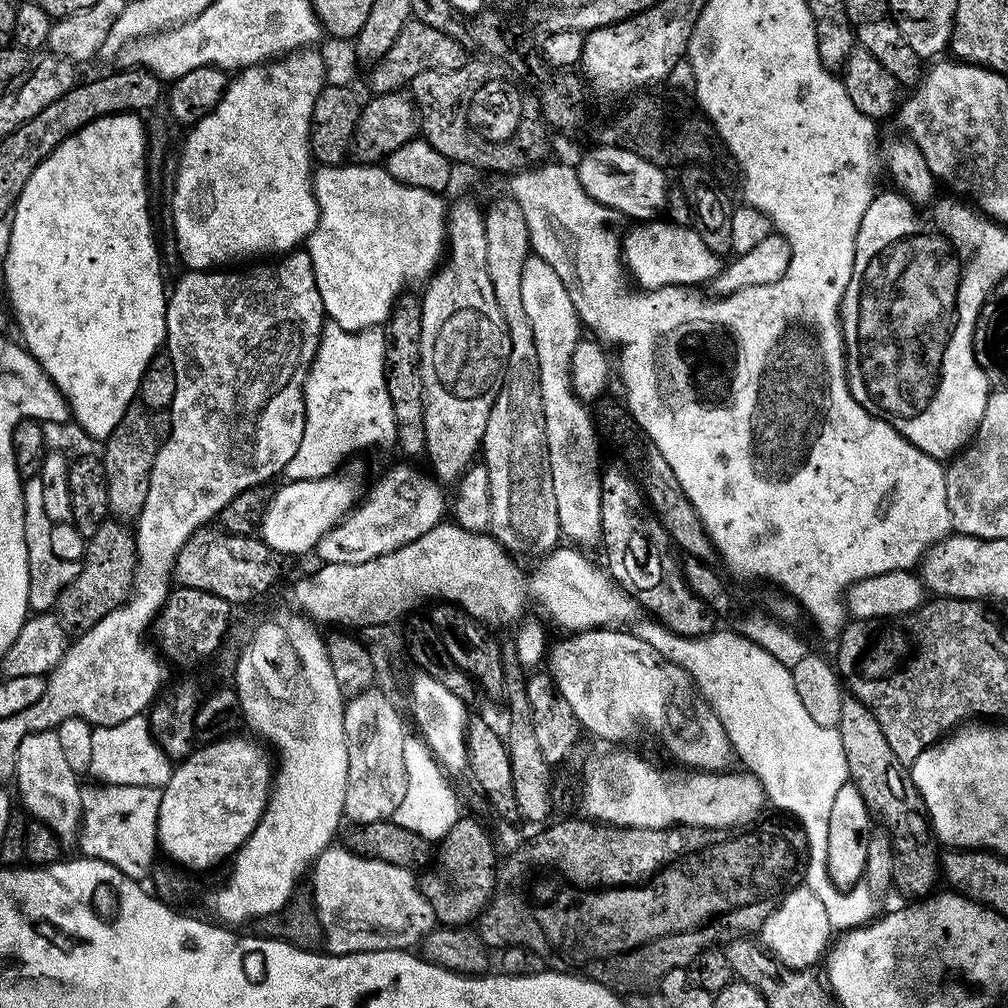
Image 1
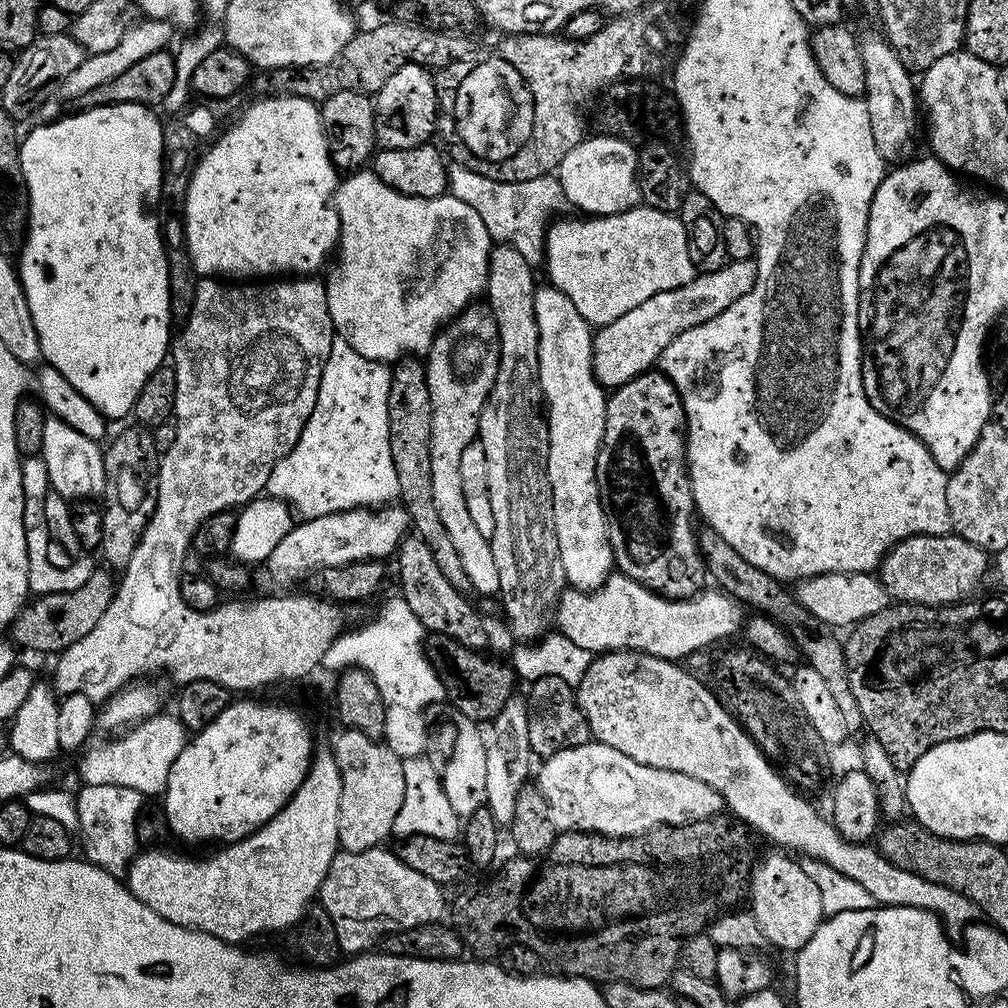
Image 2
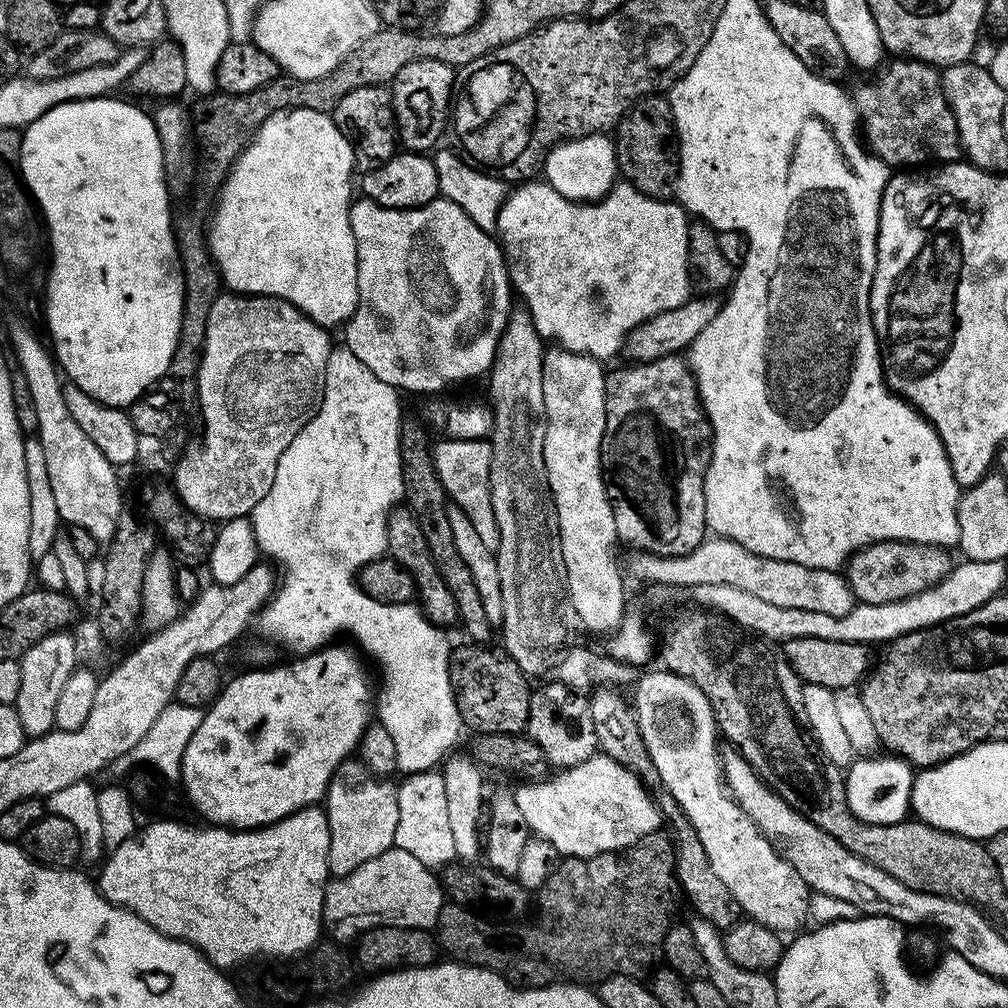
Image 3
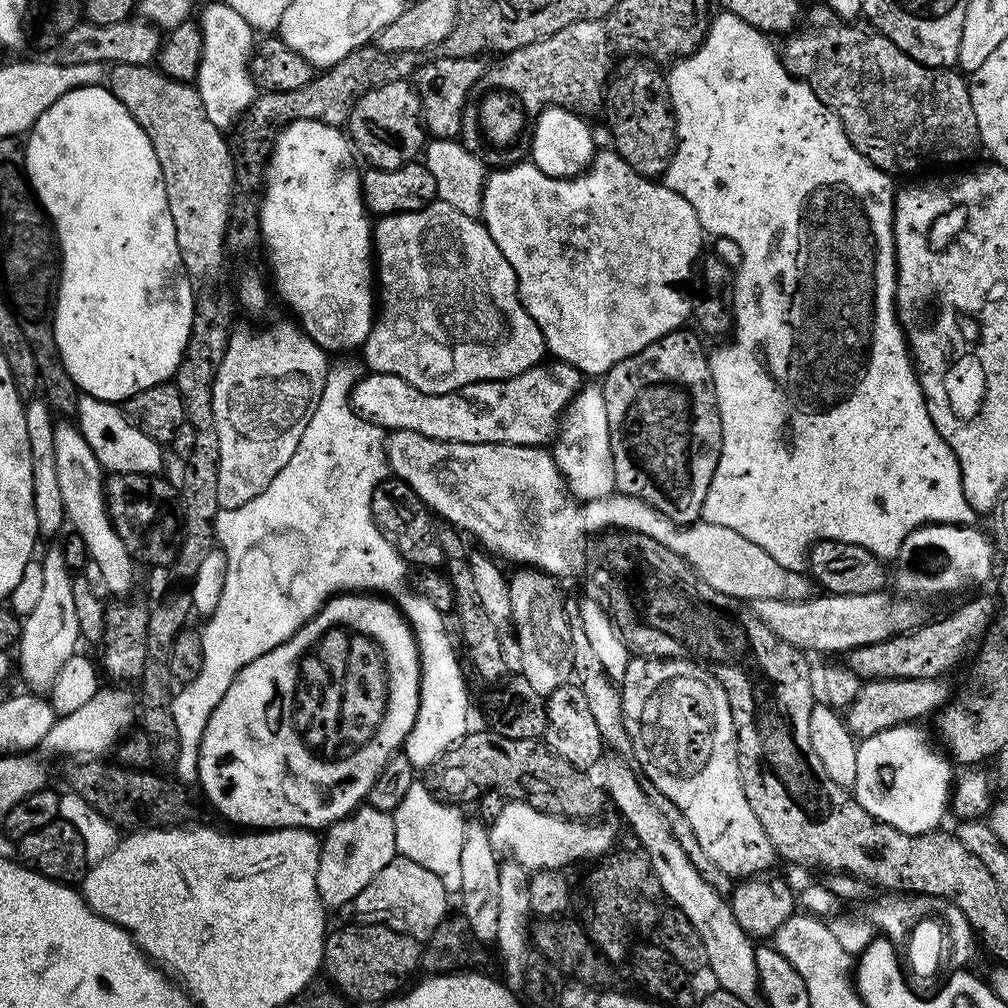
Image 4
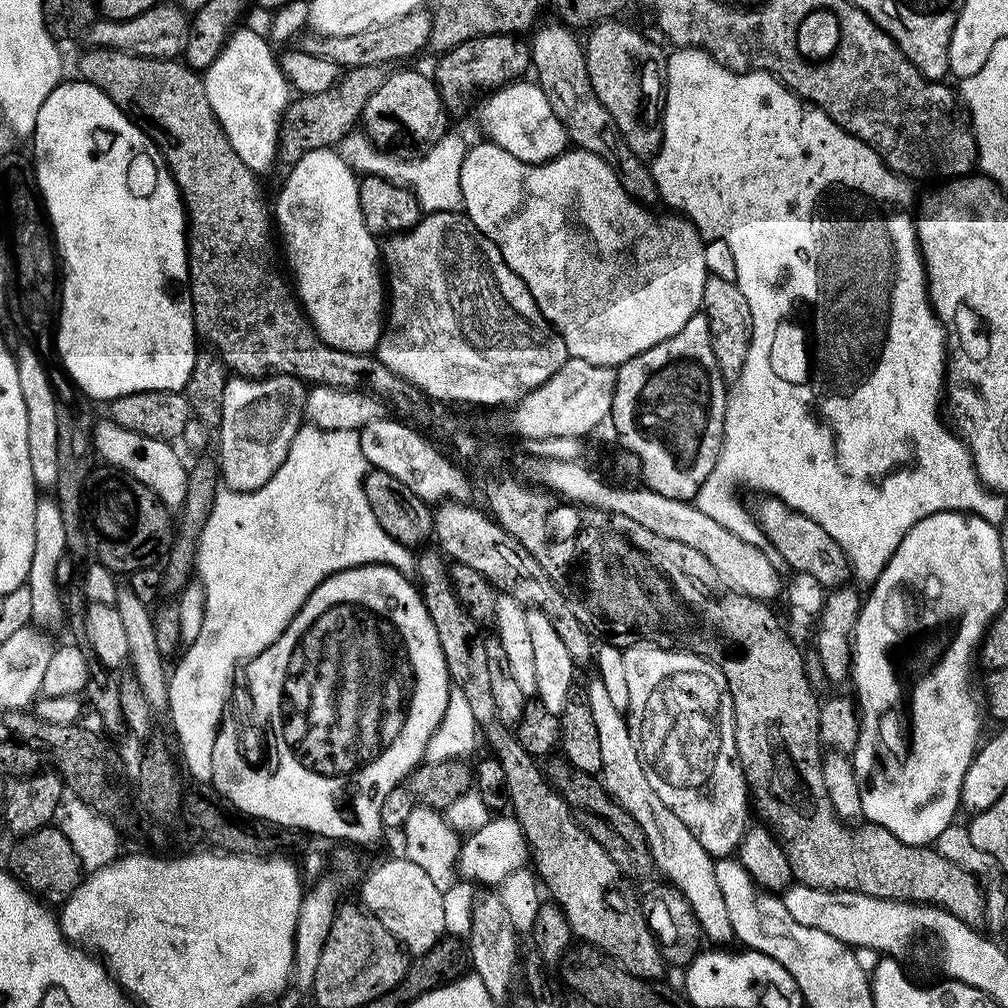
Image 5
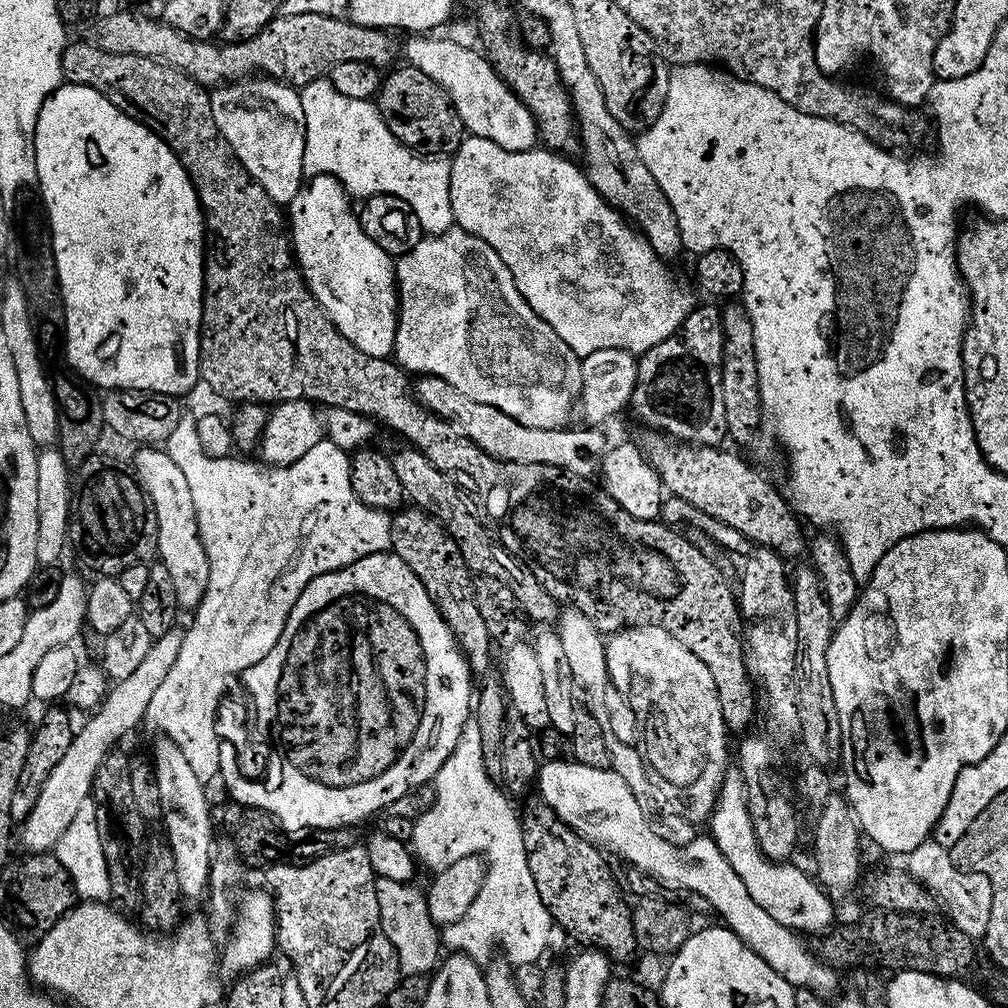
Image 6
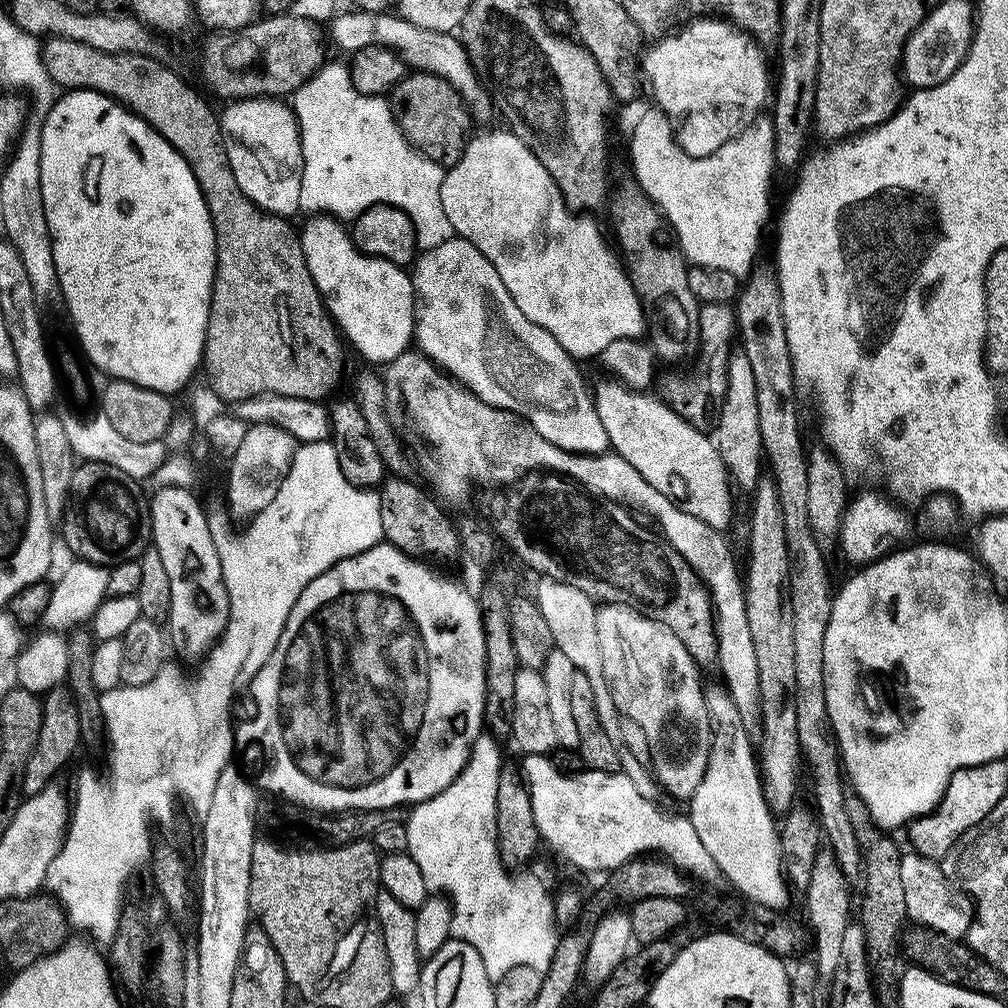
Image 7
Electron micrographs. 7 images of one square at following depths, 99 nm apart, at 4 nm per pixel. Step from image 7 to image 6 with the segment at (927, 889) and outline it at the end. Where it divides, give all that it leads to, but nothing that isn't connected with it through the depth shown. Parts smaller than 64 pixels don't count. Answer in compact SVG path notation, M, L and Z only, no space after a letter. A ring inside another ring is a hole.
M934 838L923 840L913 852L907 853L906 871L915 880L919 880L925 888L935 889L935 884L952 884L952 908L956 913L951 914L950 920L956 924L968 936L980 938L984 935L984 927L990 922L990 910L994 906L994 894L990 878L981 872L961 870L956 861L952 859L952 853L943 848Z

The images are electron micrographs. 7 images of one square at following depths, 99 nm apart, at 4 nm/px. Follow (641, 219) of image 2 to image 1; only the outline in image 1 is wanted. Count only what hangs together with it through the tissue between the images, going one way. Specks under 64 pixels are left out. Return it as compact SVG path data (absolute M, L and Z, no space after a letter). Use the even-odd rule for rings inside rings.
M640 222L622 240L622 259L627 275L640 283L644 290L673 286L707 285L720 273L721 257L706 246L695 227L671 222Z

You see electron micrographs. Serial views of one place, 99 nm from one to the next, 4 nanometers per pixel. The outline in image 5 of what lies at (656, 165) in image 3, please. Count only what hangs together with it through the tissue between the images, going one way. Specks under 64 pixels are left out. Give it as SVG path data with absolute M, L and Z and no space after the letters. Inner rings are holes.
M613 18L591 27L588 40L586 36L584 42L587 73L591 76L591 85L594 86L598 100L610 111L610 116L614 118L631 152L640 159L650 160L659 152L664 137L664 93L668 75L666 52L636 29L618 21Z

